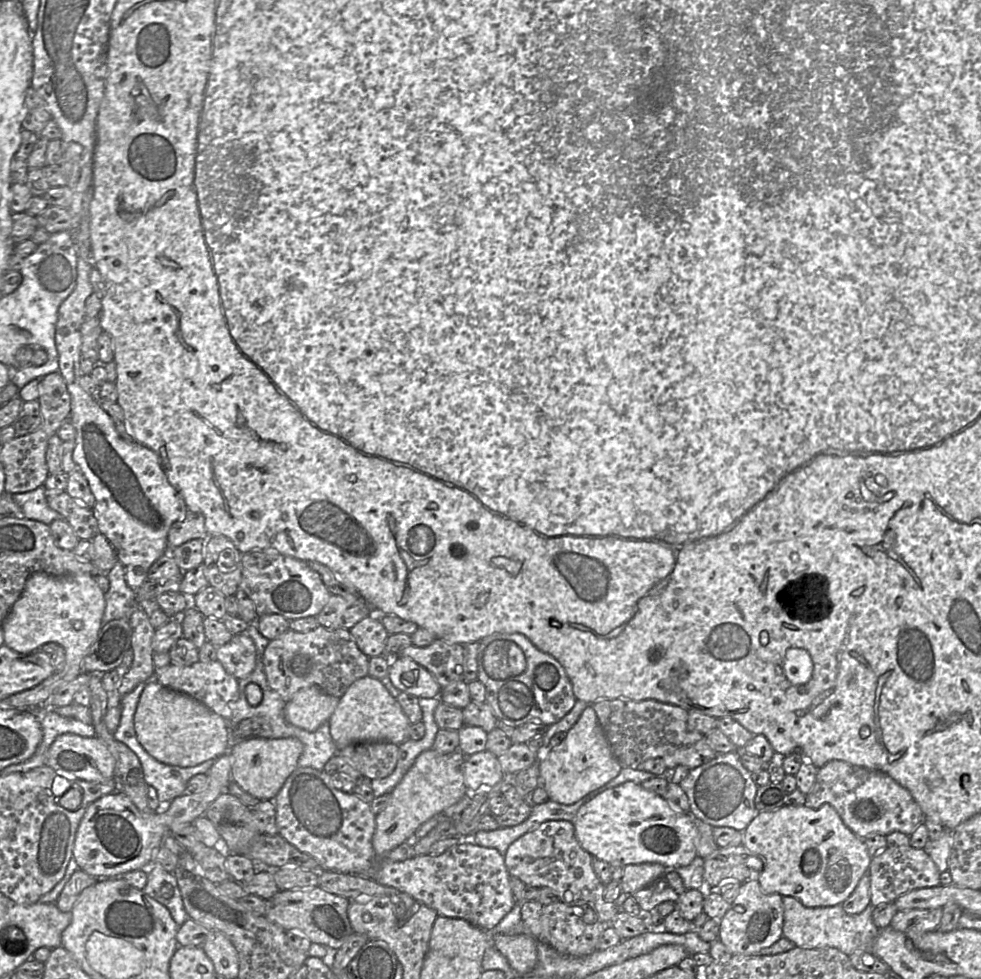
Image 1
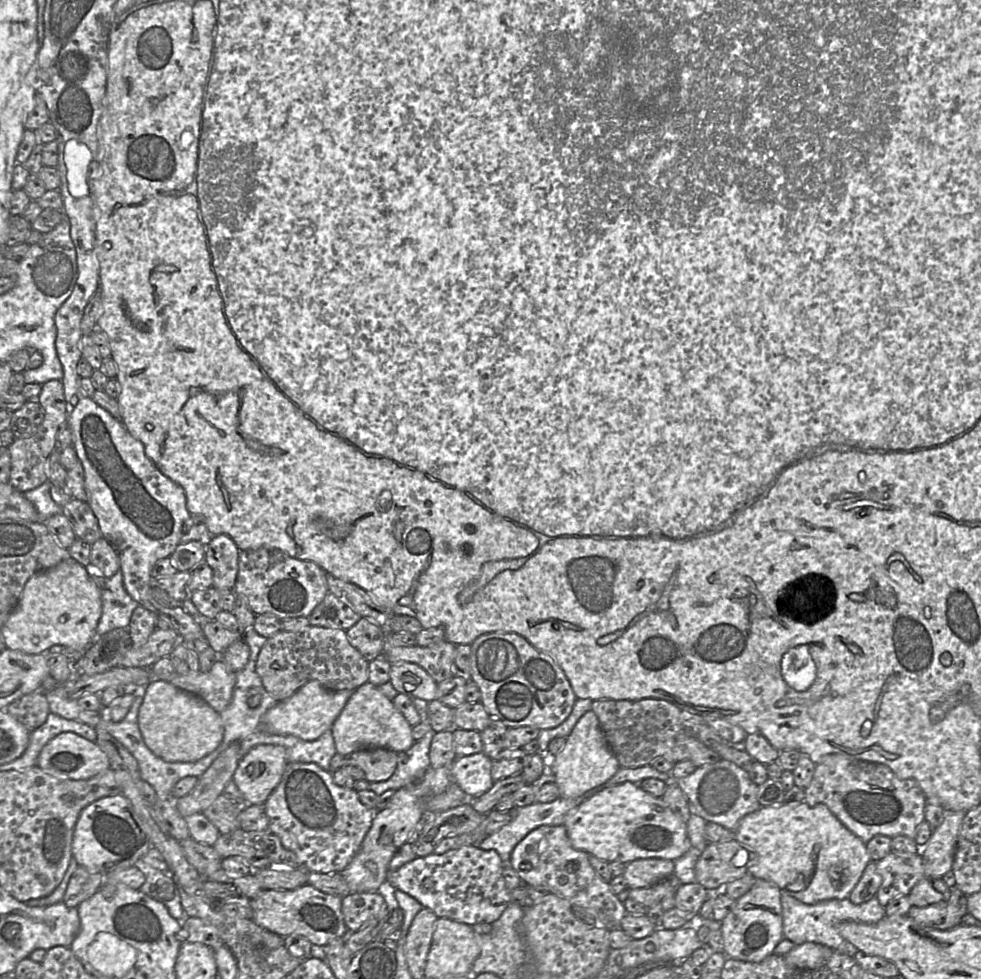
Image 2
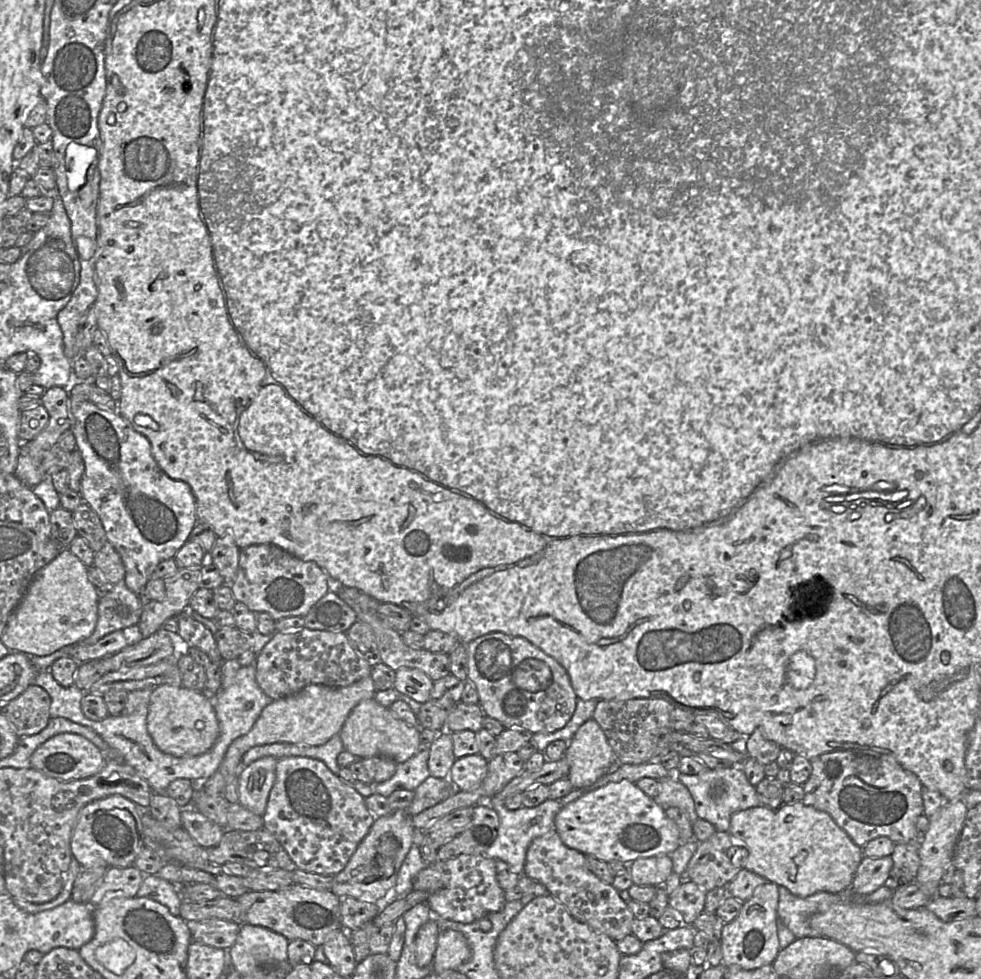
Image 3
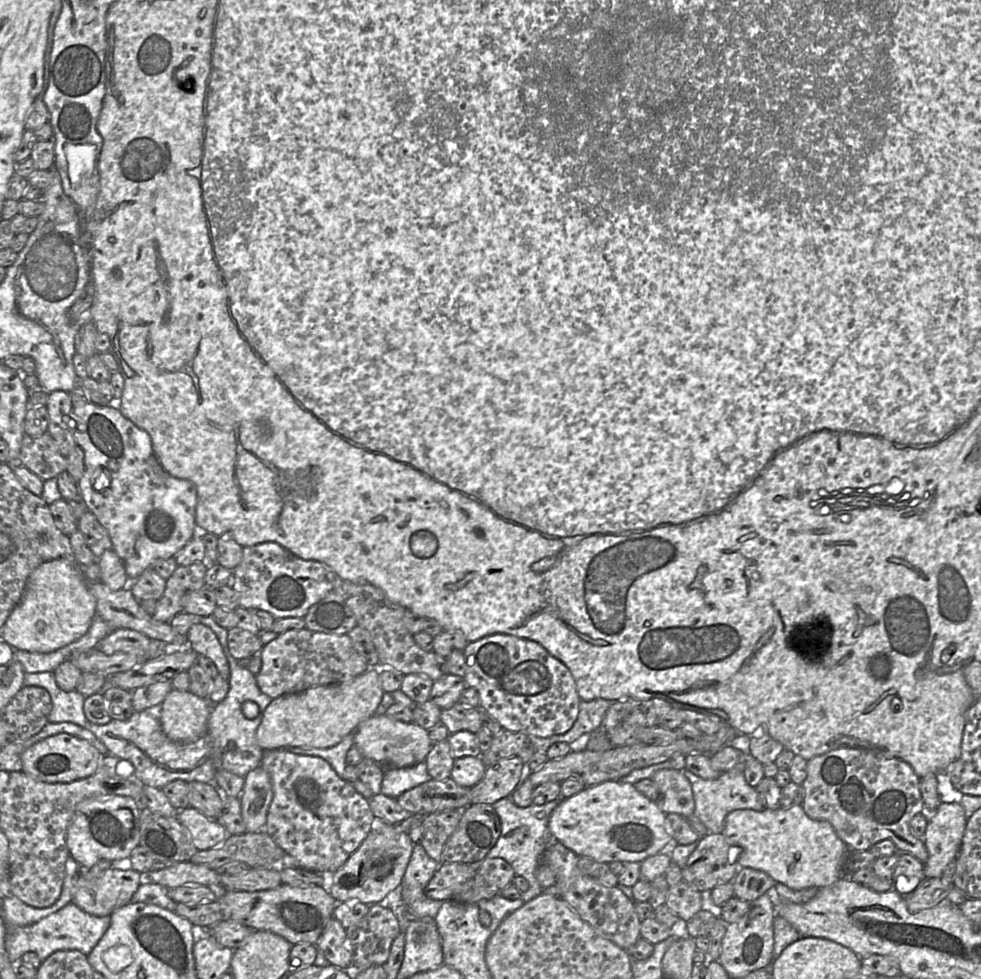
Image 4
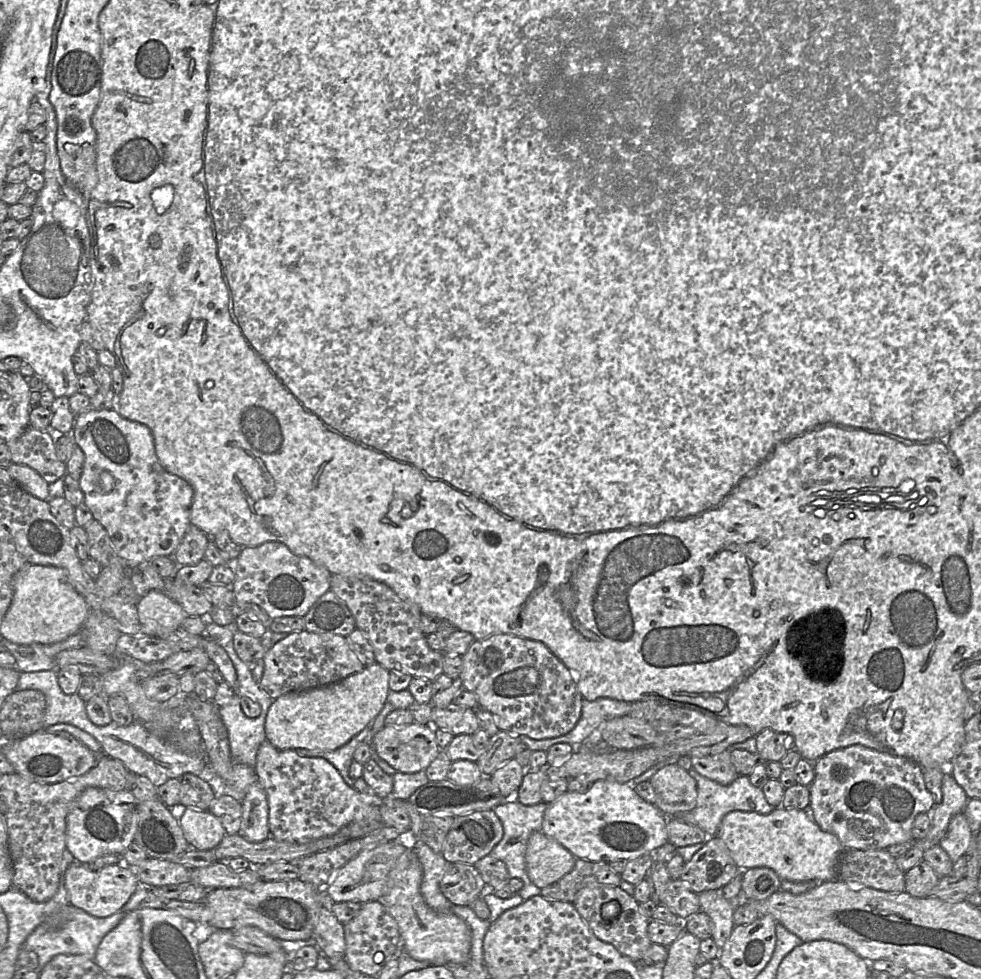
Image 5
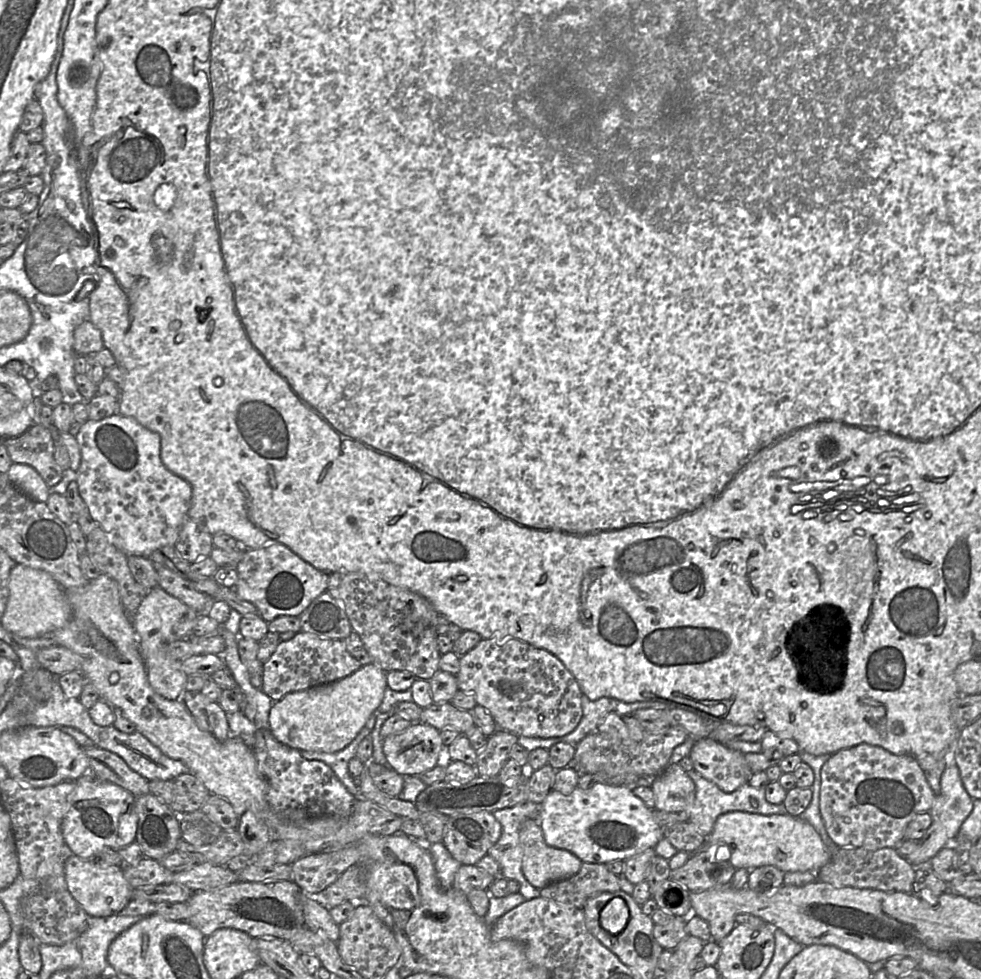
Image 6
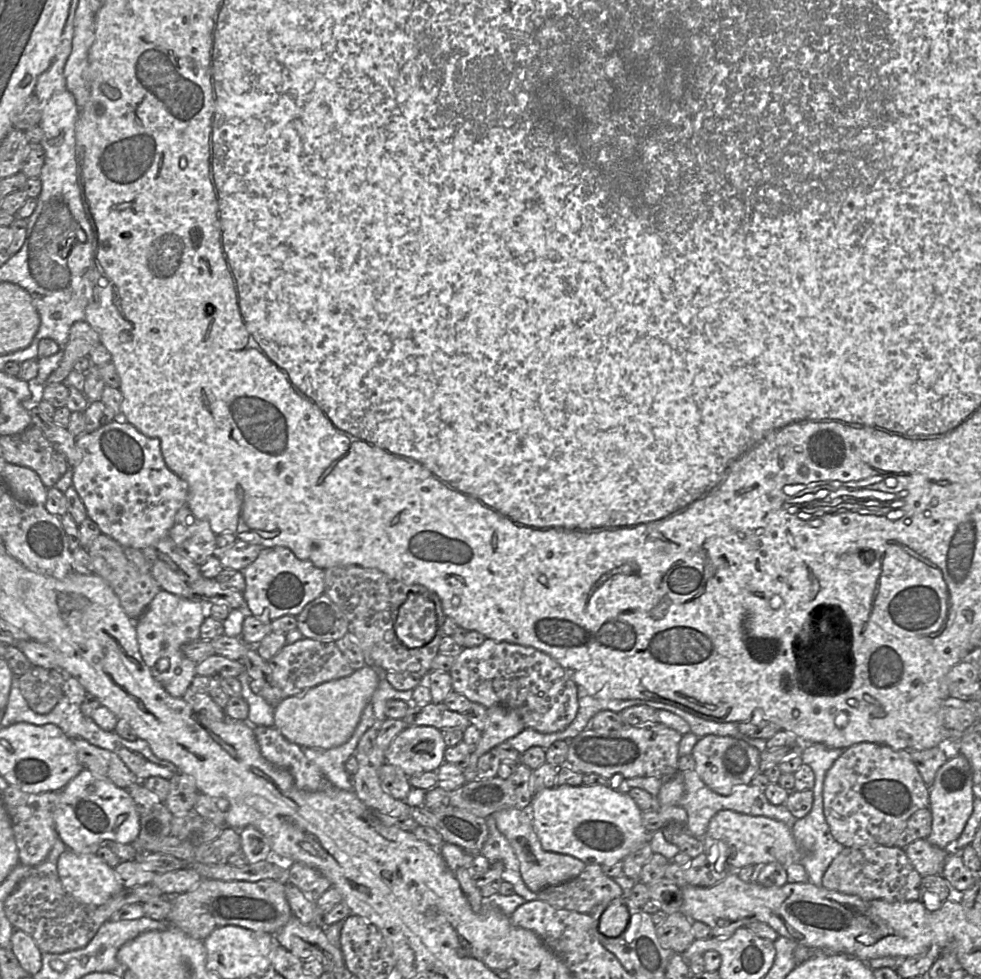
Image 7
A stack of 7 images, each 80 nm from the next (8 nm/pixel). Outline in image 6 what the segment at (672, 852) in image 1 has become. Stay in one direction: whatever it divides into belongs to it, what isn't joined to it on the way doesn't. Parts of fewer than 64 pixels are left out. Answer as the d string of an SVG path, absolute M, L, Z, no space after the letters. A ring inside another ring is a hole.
M598 782L588 789L576 786L569 794L551 790L538 806L538 822L545 842L571 852L582 862L625 861L645 849L654 848L664 837L653 810L627 786Z

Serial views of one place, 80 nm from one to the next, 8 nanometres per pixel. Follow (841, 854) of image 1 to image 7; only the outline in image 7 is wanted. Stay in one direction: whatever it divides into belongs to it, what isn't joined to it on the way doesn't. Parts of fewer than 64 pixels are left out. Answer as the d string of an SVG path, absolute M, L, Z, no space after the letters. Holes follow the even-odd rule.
M721 810L710 820L703 840L707 860L723 869L727 864L732 870L745 866L757 866L778 862L784 866L799 862L801 853L794 839L792 829L785 823L764 816L752 816L733 810Z

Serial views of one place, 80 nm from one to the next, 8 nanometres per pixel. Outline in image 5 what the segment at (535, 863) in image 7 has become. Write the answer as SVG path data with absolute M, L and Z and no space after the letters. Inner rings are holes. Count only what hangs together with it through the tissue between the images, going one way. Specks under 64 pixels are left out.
M540 830L534 831L528 839L525 861L530 880L543 889L569 873L576 858Z

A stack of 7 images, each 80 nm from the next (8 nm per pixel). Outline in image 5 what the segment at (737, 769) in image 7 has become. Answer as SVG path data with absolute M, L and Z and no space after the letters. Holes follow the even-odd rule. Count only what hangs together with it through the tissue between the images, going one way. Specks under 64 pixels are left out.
M729 749L715 755L690 758L692 768L697 773L721 785L729 785L739 776L731 762Z

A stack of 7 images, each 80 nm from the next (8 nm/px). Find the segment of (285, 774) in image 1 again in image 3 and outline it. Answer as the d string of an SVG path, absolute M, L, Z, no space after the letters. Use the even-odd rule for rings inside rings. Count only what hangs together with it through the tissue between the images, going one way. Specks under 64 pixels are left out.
M262 757L242 766L238 775L239 801L251 812L263 816L276 778L276 758Z

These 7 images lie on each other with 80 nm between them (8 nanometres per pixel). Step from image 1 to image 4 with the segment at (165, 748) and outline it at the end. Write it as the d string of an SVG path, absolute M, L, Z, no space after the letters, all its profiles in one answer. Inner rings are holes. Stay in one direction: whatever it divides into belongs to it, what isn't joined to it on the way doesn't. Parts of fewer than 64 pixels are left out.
M171 690L160 704L164 734L174 742L191 743L208 729L211 704L190 691Z

